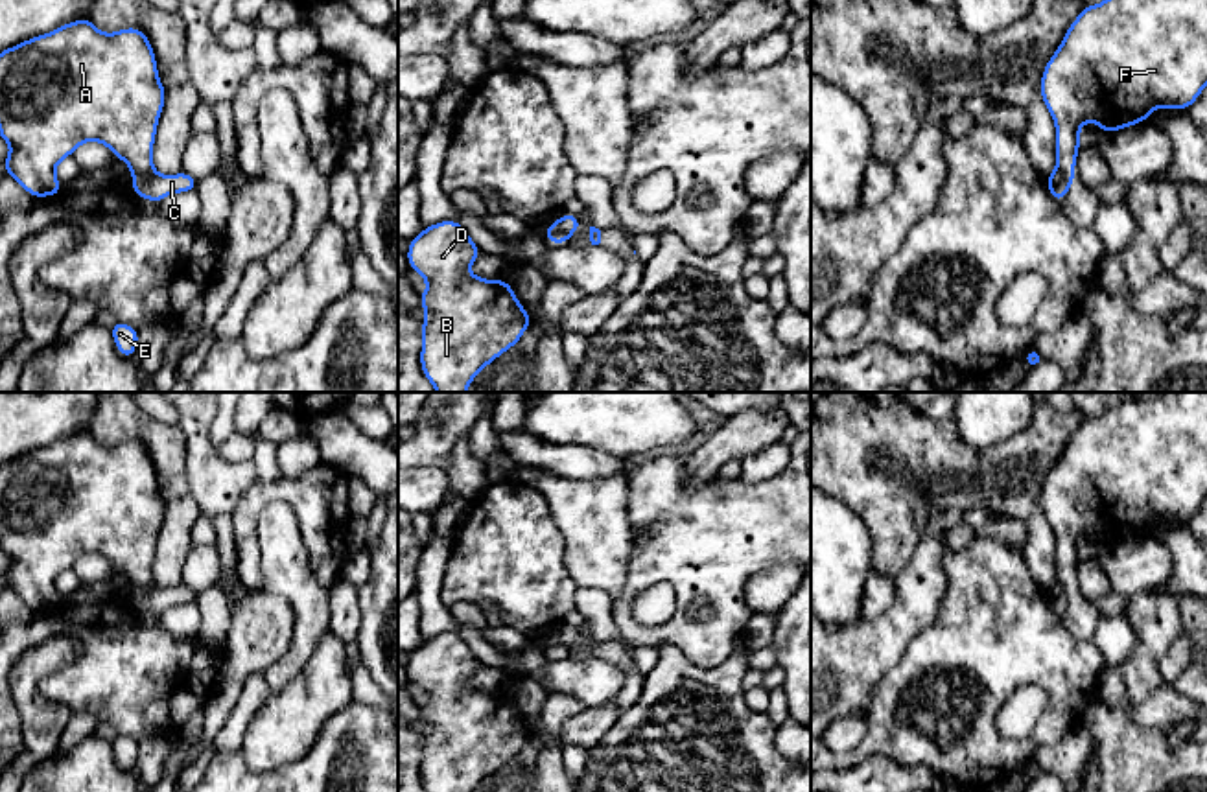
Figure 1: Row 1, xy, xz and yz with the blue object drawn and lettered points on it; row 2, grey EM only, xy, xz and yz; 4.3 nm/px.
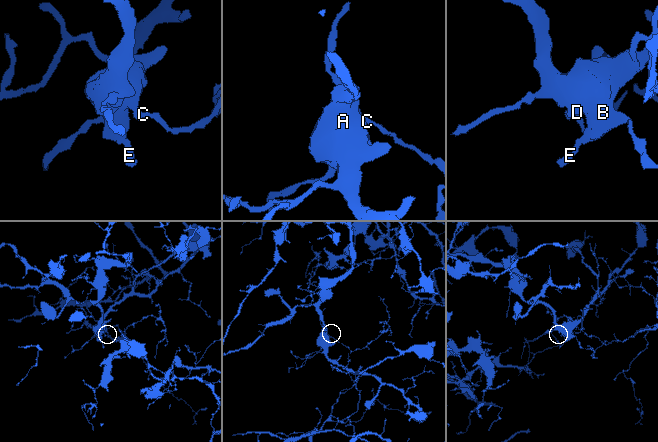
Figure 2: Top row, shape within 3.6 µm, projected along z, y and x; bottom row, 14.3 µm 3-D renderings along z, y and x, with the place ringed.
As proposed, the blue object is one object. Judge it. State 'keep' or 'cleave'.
cleave

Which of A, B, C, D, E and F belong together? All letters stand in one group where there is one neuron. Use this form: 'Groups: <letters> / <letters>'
Groups: A B D E F / C

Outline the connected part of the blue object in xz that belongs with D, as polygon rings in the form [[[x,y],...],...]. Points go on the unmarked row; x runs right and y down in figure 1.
[[[451,632],[426,639],[416,650],[409,652],[407,678],[428,694],[418,716],[428,724],[428,729],[422,731],[420,763],[420,779],[426,792],[474,792],[486,777],[510,763],[531,737],[531,728],[516,711],[509,693],[486,693],[468,683],[481,667],[466,641]]]

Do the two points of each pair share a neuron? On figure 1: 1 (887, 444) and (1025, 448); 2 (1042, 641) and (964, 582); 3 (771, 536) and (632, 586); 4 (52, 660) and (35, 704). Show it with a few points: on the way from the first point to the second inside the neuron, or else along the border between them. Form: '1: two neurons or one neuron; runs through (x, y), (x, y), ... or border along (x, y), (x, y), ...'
1: one neuron; runs through (922, 463), (990, 463)
2: one neuron; runs through (1021, 621), (984, 590)
3: one neuron; runs through (736, 542), (677, 542), (667, 551)
4: one neuron; runs through (41, 669), (32, 678), (32, 693)

